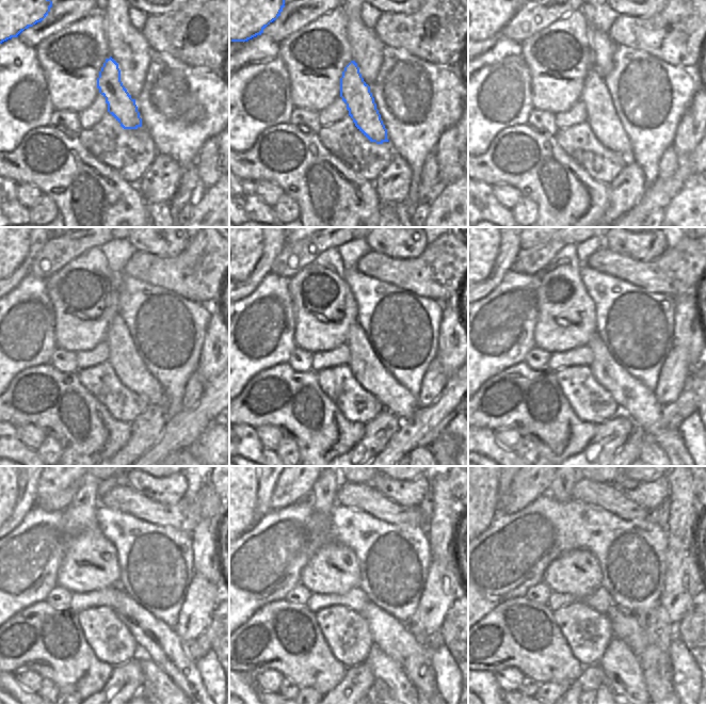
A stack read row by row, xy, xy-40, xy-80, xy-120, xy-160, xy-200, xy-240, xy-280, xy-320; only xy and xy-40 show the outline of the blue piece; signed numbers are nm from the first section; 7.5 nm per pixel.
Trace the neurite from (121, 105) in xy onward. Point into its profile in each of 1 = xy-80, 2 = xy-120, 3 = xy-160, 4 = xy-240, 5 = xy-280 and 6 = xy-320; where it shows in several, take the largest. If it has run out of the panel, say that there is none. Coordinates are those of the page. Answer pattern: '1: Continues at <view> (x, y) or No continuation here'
1: Continues at xy-80 (602, 117)
2: Continues at xy-120 (124, 358)
3: Continues at xy-160 (365, 366)
4: Continues at xy-240 (156, 640)
5: Continues at xy-280 (394, 637)
6: Continues at xy-320 (626, 627)

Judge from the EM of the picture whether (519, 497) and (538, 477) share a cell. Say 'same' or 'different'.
same

